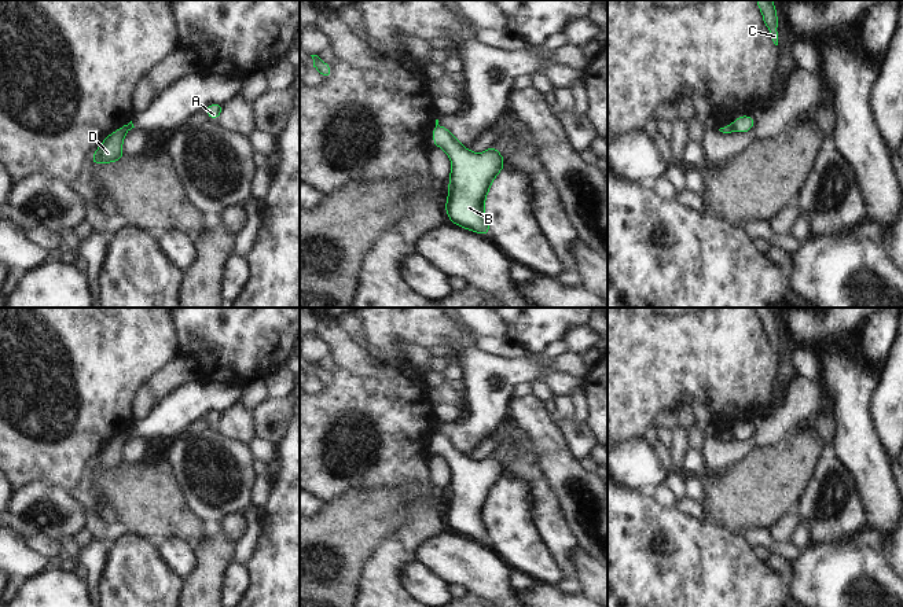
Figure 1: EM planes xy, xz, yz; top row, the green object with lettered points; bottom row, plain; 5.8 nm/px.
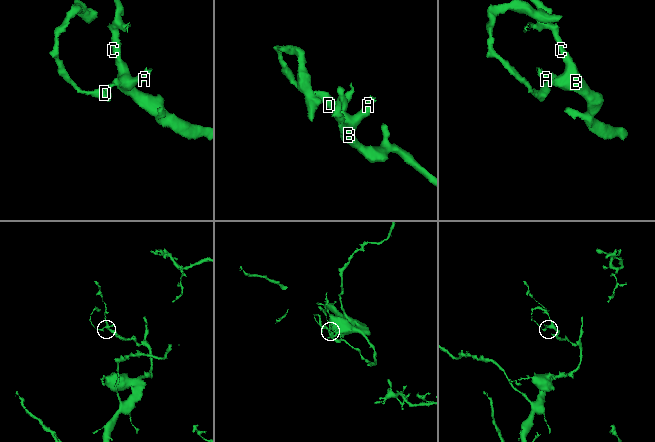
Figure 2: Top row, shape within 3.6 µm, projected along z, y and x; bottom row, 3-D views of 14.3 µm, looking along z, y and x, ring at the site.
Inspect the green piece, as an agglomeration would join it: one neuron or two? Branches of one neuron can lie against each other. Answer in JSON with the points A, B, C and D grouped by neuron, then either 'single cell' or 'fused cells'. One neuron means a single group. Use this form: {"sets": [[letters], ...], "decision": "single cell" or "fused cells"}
{"sets": [["A", "B", "C"], ["D"]], "decision": "fused cells"}

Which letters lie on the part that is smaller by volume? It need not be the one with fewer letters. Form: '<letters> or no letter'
D

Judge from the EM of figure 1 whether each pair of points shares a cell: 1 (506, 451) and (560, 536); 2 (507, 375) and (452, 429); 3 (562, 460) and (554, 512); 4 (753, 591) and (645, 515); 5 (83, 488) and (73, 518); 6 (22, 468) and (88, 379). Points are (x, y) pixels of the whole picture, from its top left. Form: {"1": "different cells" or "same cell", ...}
{"1": "same cell", "2": "same cell", "3": "different cells", "4": "same cell", "5": "different cells", "6": "same cell"}

